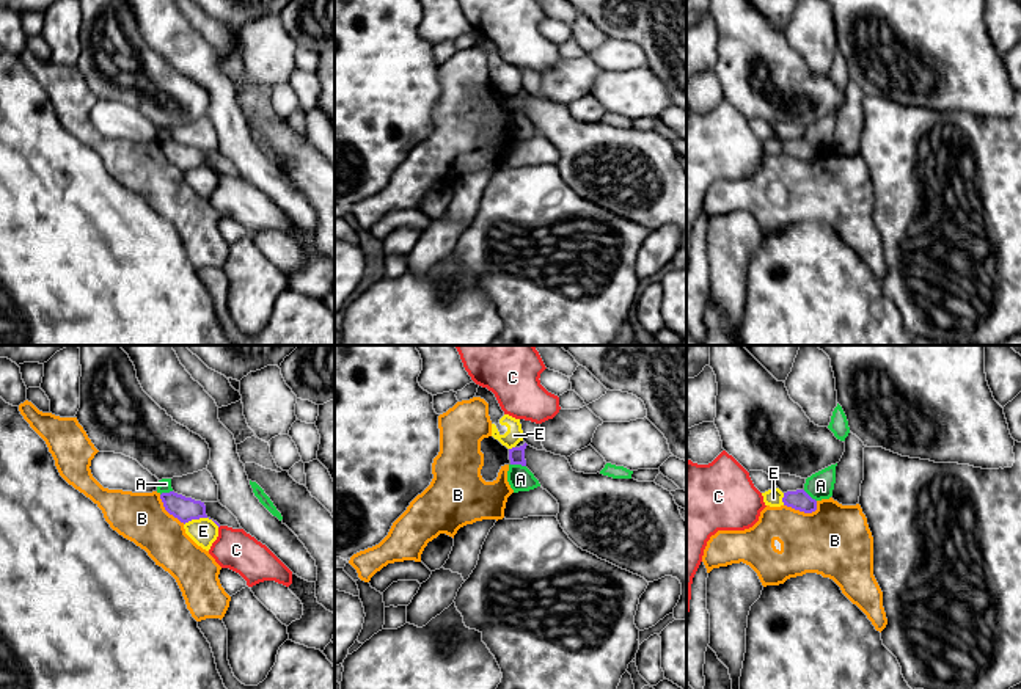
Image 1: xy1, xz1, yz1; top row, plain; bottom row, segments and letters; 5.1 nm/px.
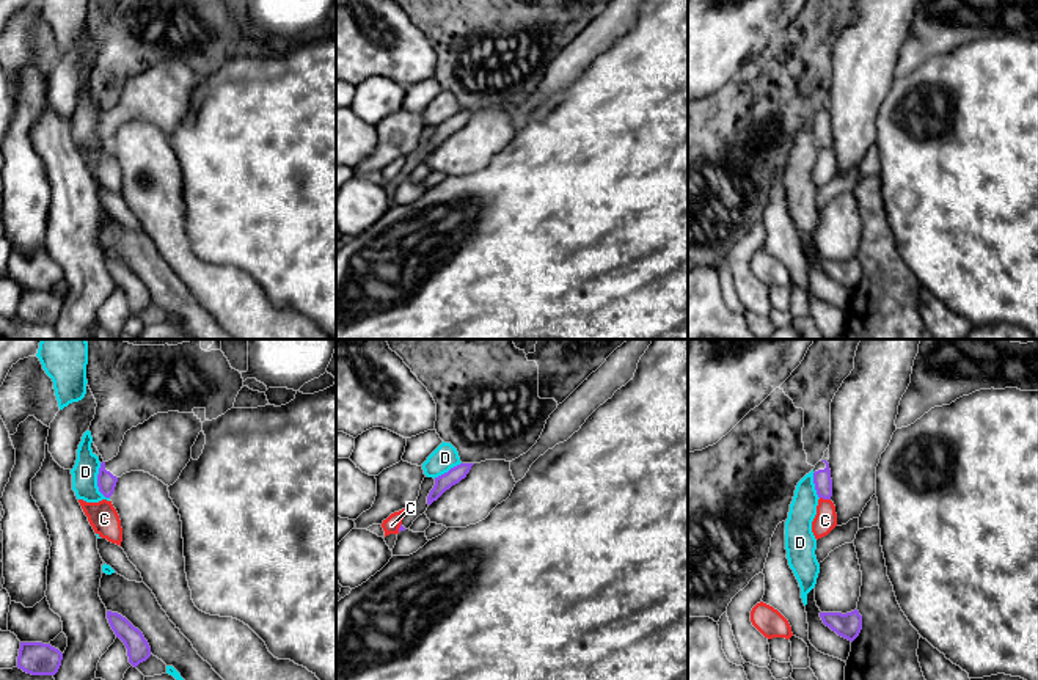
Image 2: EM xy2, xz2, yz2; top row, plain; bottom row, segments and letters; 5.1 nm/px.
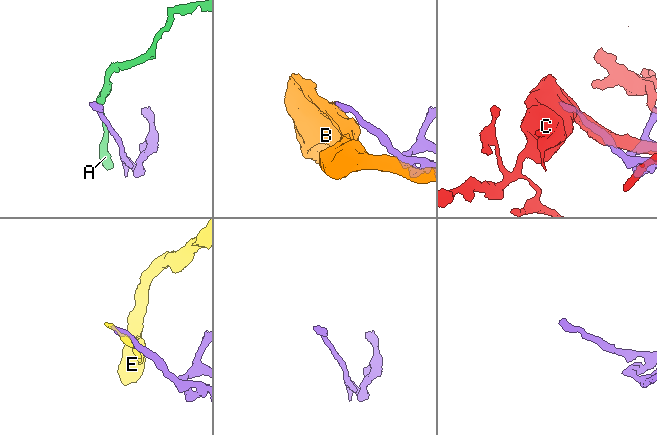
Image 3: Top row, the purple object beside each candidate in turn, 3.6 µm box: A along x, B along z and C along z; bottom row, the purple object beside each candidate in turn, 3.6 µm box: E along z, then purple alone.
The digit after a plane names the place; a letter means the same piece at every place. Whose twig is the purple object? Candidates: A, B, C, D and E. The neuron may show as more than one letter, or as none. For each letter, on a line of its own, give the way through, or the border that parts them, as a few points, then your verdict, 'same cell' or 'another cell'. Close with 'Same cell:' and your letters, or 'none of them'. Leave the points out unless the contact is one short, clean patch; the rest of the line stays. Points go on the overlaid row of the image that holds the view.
A: border along xz1 (511, 463), (525, 466); another cell
B: border along yz1 (784, 504), (805, 512), (817, 509); another cell
C: another cell
D: another cell
E: another cell
Same cell: none of them

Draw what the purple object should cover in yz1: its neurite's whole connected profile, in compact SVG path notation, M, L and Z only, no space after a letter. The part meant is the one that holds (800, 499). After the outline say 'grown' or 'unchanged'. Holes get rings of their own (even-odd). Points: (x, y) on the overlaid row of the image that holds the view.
M804 490L784 493L782 502L784 505L804 513L812 513L817 510L817 501L812 499Z; unchanged

